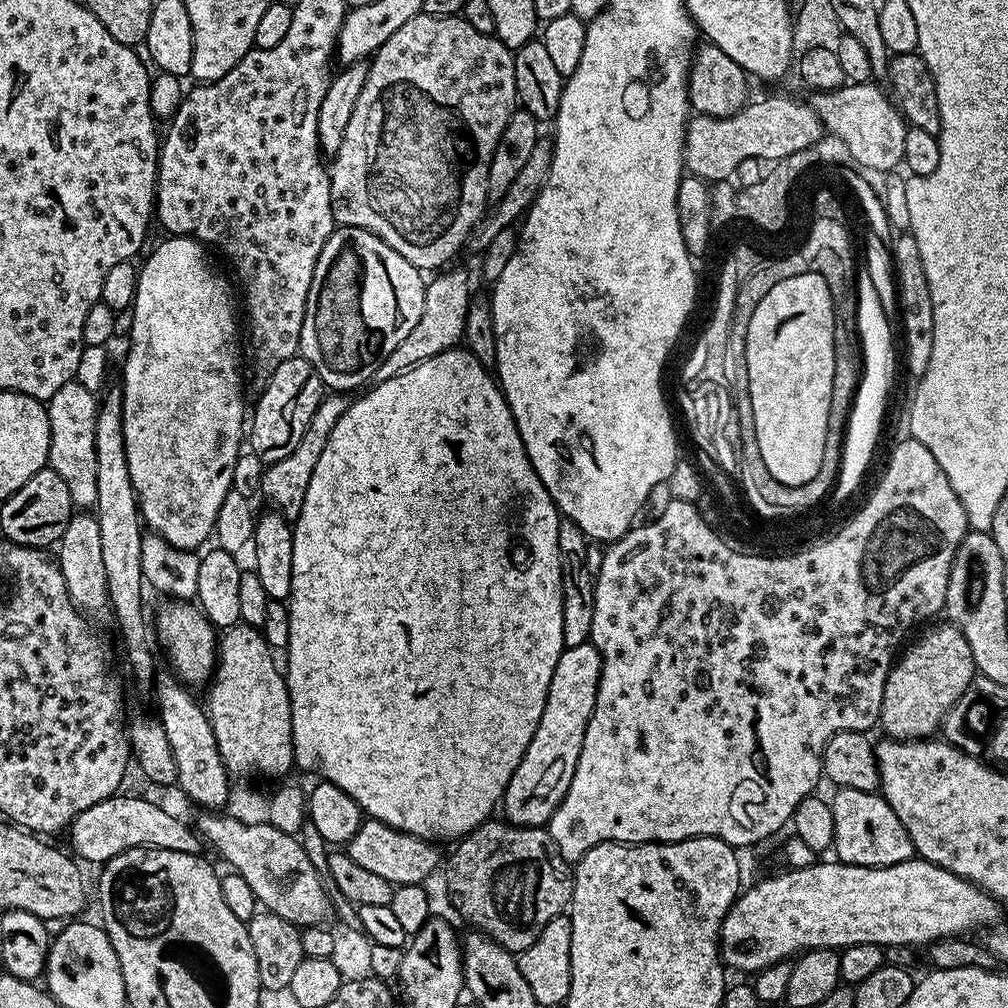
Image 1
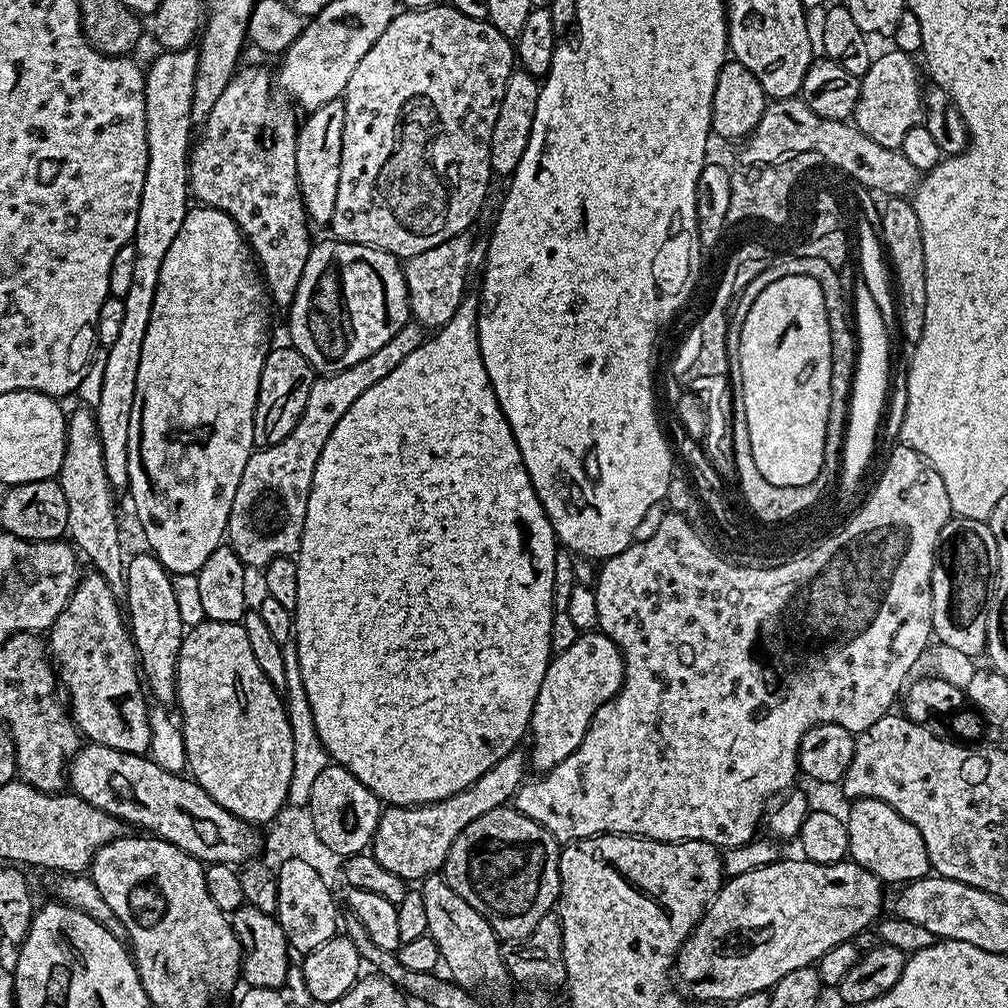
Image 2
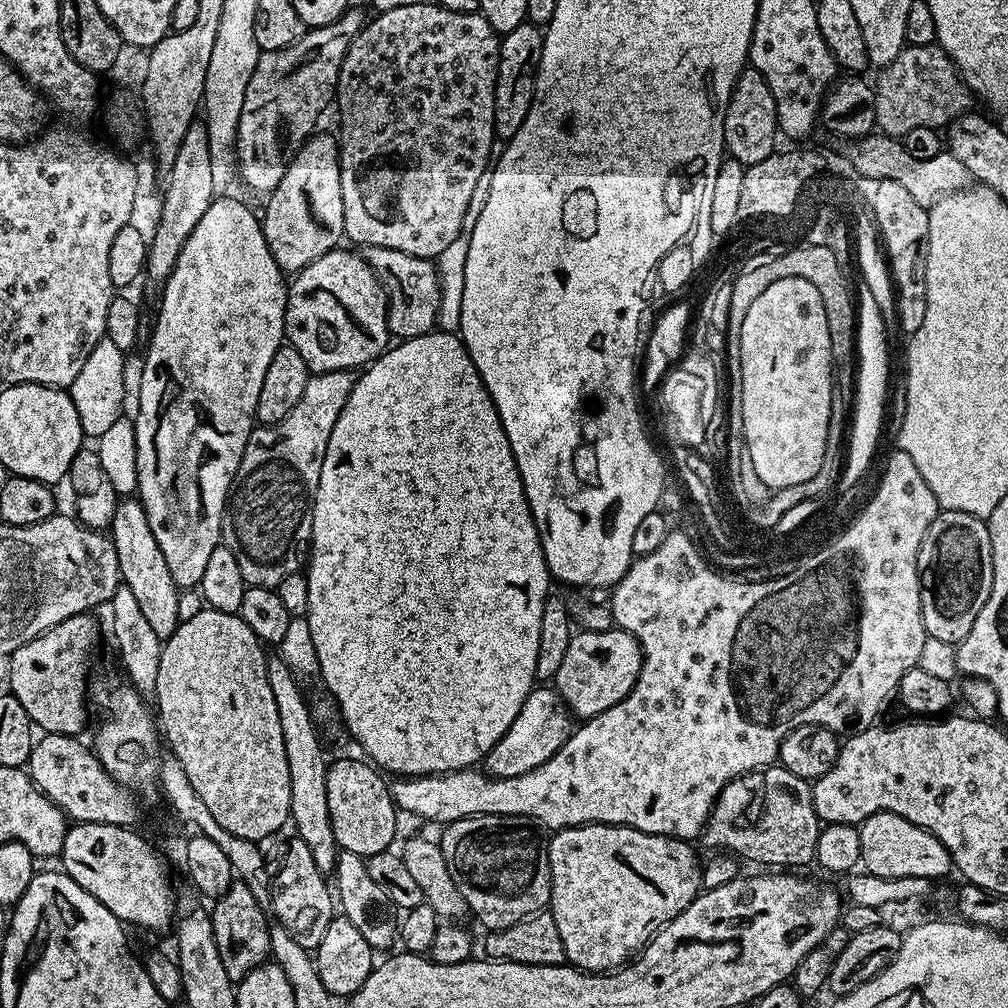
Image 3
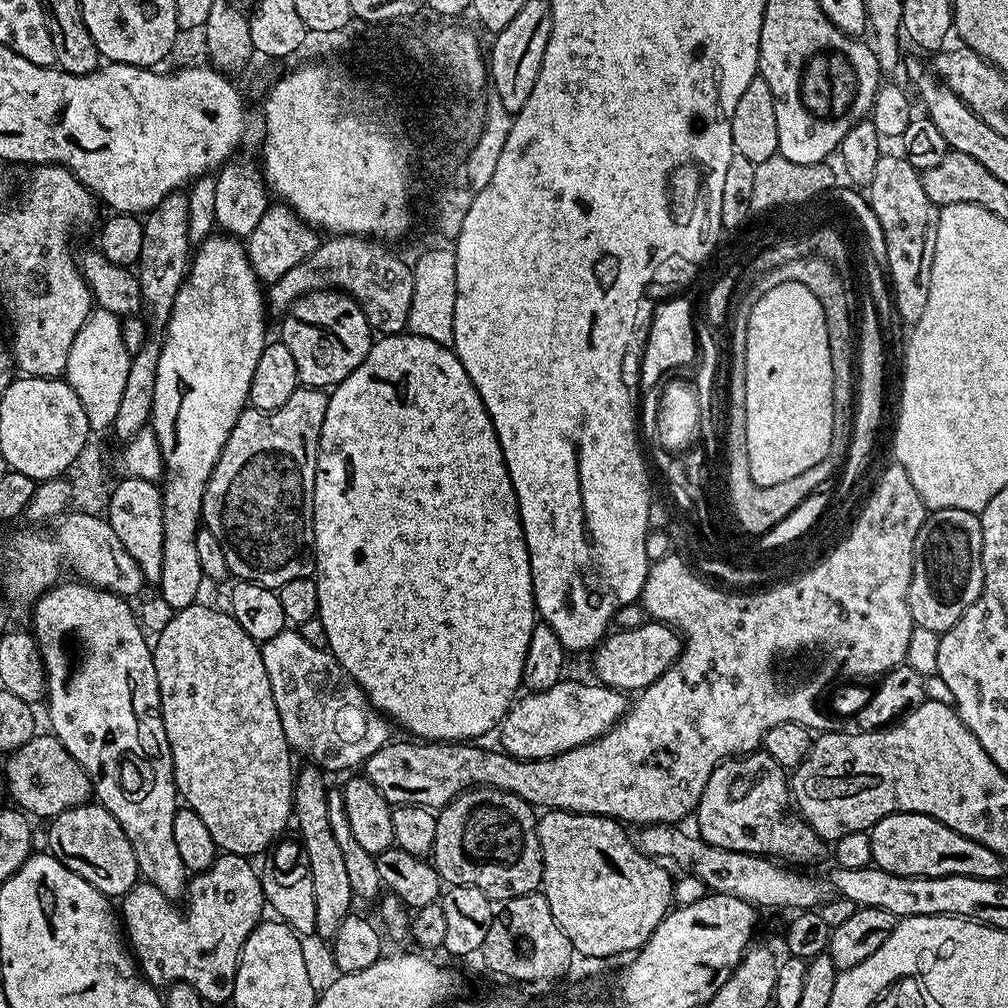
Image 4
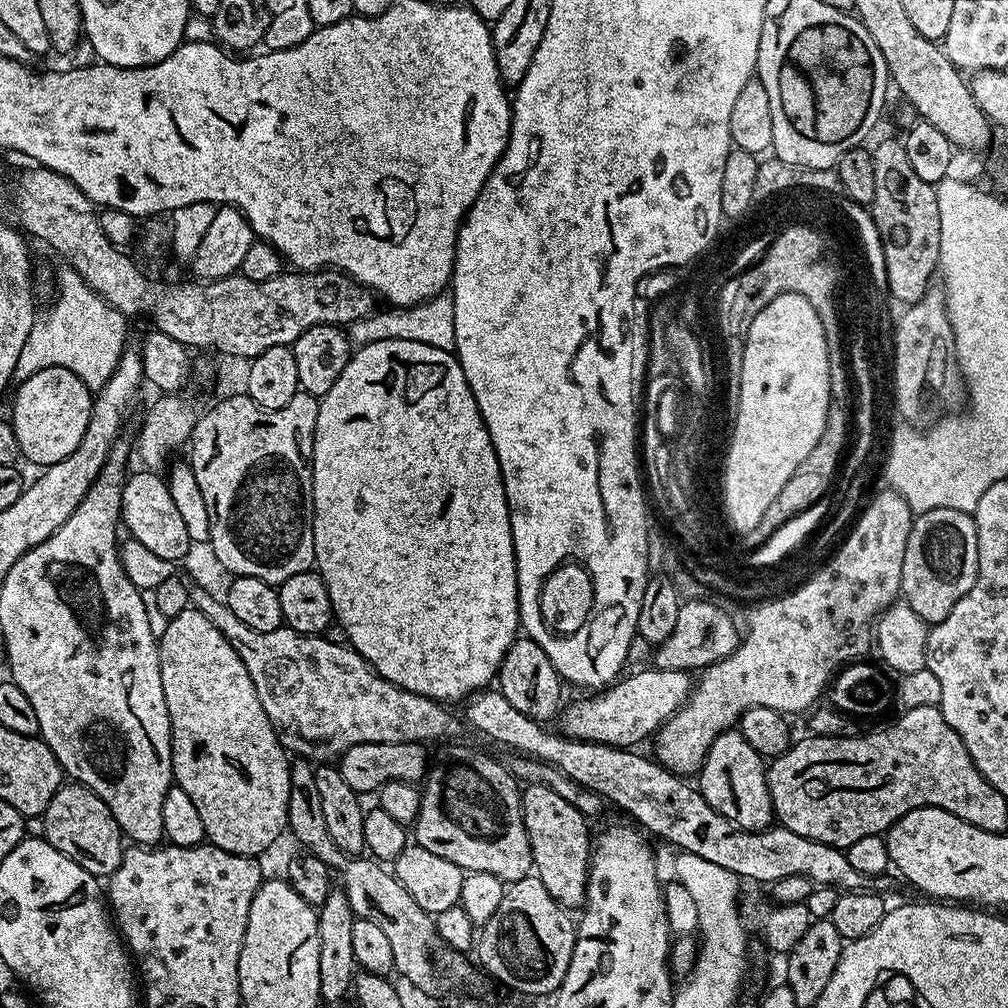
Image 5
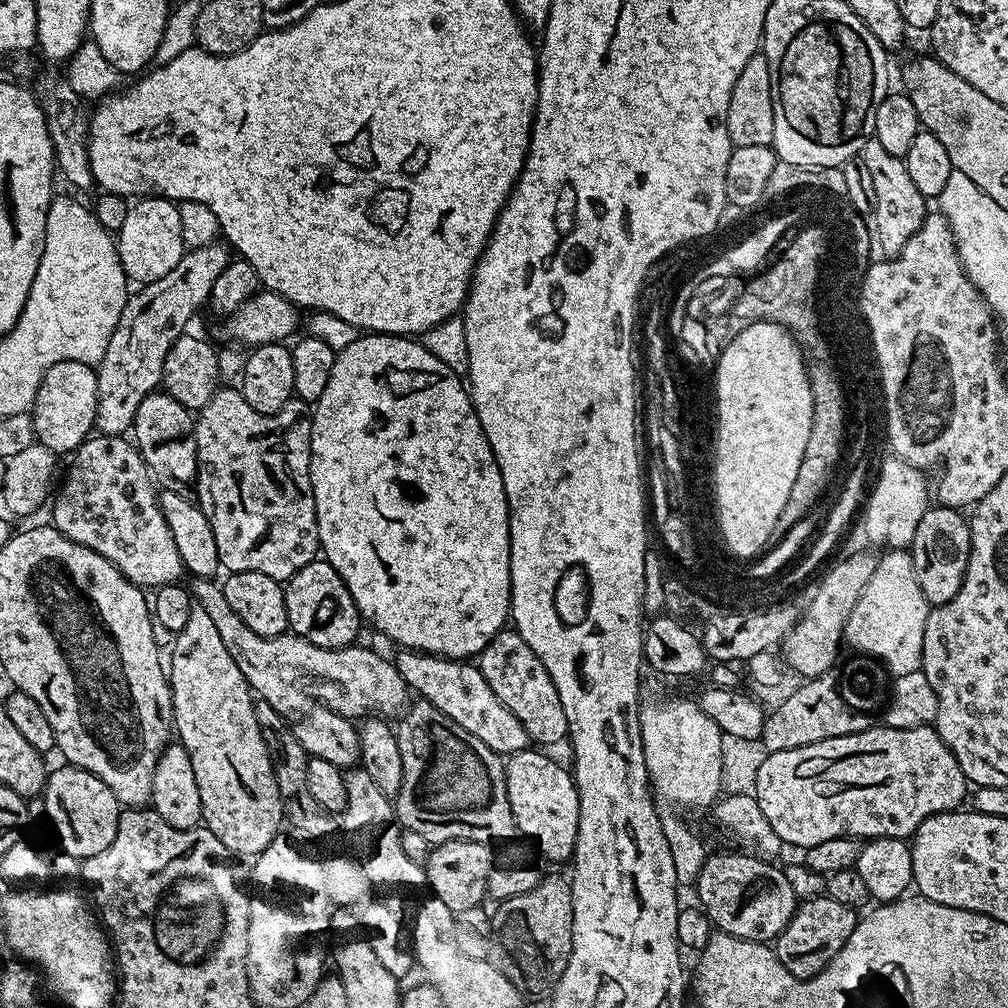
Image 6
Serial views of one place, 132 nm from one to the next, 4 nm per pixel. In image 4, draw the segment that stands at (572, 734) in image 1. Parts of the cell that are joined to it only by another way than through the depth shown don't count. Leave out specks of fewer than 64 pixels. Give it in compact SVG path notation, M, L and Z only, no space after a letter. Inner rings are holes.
M645 622L637 628L616 630L596 645L592 656L595 679L607 688L619 688L625 694L636 694L649 688L680 656L682 637L675 628L659 622Z

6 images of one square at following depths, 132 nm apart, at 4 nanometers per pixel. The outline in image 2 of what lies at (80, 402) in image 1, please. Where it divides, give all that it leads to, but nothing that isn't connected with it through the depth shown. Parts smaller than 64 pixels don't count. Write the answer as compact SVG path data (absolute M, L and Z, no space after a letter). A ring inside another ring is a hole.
M79 406L67 413L66 446L58 477L62 494L66 494L68 511L67 539L100 572L119 600L128 595L125 578L126 555L120 549L120 524L116 521L116 500L112 483L106 478L106 464L102 462L102 446L98 438L95 415L87 407ZM88 411L88 412L87 412ZM84 551L84 552L83 552Z

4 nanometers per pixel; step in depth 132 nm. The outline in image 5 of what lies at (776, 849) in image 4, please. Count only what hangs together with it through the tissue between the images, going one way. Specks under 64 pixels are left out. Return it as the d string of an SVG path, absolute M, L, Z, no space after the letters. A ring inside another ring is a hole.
M729 730L714 738L698 779L699 790L706 802L739 828L748 832L762 832L765 828L773 827L774 813L765 757L758 755L754 746L744 740L744 735L739 730Z

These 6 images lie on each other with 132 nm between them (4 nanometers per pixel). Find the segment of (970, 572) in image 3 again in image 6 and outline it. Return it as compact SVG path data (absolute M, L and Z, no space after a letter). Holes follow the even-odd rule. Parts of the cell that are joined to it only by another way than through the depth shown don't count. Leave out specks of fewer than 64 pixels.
M929 507L922 514L910 545L912 569L918 578L918 586L922 586L922 594L932 606L950 602L950 598L958 594L962 578L966 574L970 558L970 530L969 521L960 516L963 515L954 508Z

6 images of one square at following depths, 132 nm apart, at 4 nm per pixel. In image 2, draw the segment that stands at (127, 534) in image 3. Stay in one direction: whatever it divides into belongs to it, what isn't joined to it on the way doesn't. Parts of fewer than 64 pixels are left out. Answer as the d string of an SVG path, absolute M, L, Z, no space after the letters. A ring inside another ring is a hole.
M143 551L133 560L131 557L126 564L126 621L136 644L139 670L151 697L157 705L172 706L176 704L176 667L186 623L184 624L184 616L180 613L176 588L172 585L173 577L151 551Z

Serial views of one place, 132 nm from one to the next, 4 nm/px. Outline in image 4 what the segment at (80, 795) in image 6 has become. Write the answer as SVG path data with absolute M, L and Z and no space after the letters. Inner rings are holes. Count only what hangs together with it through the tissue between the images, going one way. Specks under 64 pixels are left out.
M85 802L51 817L47 825L48 852L78 874L103 896L123 898L137 883L140 871L122 826L99 802Z

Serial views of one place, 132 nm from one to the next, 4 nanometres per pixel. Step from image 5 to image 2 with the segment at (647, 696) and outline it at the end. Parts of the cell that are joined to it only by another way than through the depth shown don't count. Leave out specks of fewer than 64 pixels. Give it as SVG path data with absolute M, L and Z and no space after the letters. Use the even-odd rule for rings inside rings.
M517 750L506 754L506 758L494 762L492 769L466 786L466 790L445 800L415 804L413 808L397 804L385 807L374 830L370 854L385 870L398 874L398 878L405 882L422 882L428 876L437 875L450 854L450 846L454 846L454 838L458 838L458 834L462 834L474 818L482 818L482 814L490 814L490 810L505 807L515 797L521 784L525 783L526 756L522 753Z

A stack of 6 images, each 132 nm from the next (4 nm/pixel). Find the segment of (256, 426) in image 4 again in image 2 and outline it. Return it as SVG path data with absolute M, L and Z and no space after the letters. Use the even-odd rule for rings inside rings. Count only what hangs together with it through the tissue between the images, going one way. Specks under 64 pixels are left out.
M409 322L394 334L394 338L390 338L390 342L386 342L386 346L374 350L370 358L362 358L362 362L354 362L354 366L341 372L317 375L310 386L310 398L306 398L306 410L302 410L302 418L298 418L298 426L294 426L282 442L253 451L246 462L246 470L242 470L242 482L238 482L238 490L234 493L234 506L226 533L227 543L231 544L234 554L238 554L245 566L262 570L274 562L274 558L295 557L302 542L314 466L318 466L318 458L322 454L322 446L326 446L326 438L330 438L330 430L338 426L342 414L346 414L346 410L350 410L350 406L354 406L354 402L358 402L374 382L382 382L382 378L386 378L386 374L390 374L390 370L399 366L409 354L414 354L425 339L425 329Z

